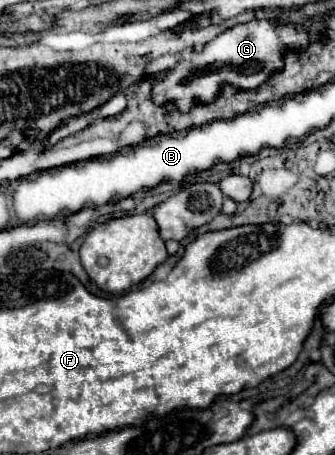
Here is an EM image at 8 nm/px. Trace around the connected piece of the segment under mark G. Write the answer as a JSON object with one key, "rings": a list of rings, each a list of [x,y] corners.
{"rings":[[[252,19],[250,23],[236,25],[220,33],[202,51],[192,55],[192,61],[178,61],[176,67],[164,79],[152,79],[154,103],[174,101],[180,111],[188,111],[198,97],[202,103],[210,103],[220,93],[220,83],[230,83],[240,89],[256,89],[274,71],[282,67],[282,51],[300,49],[308,45],[308,33],[292,25],[274,25],[274,21]]]}

